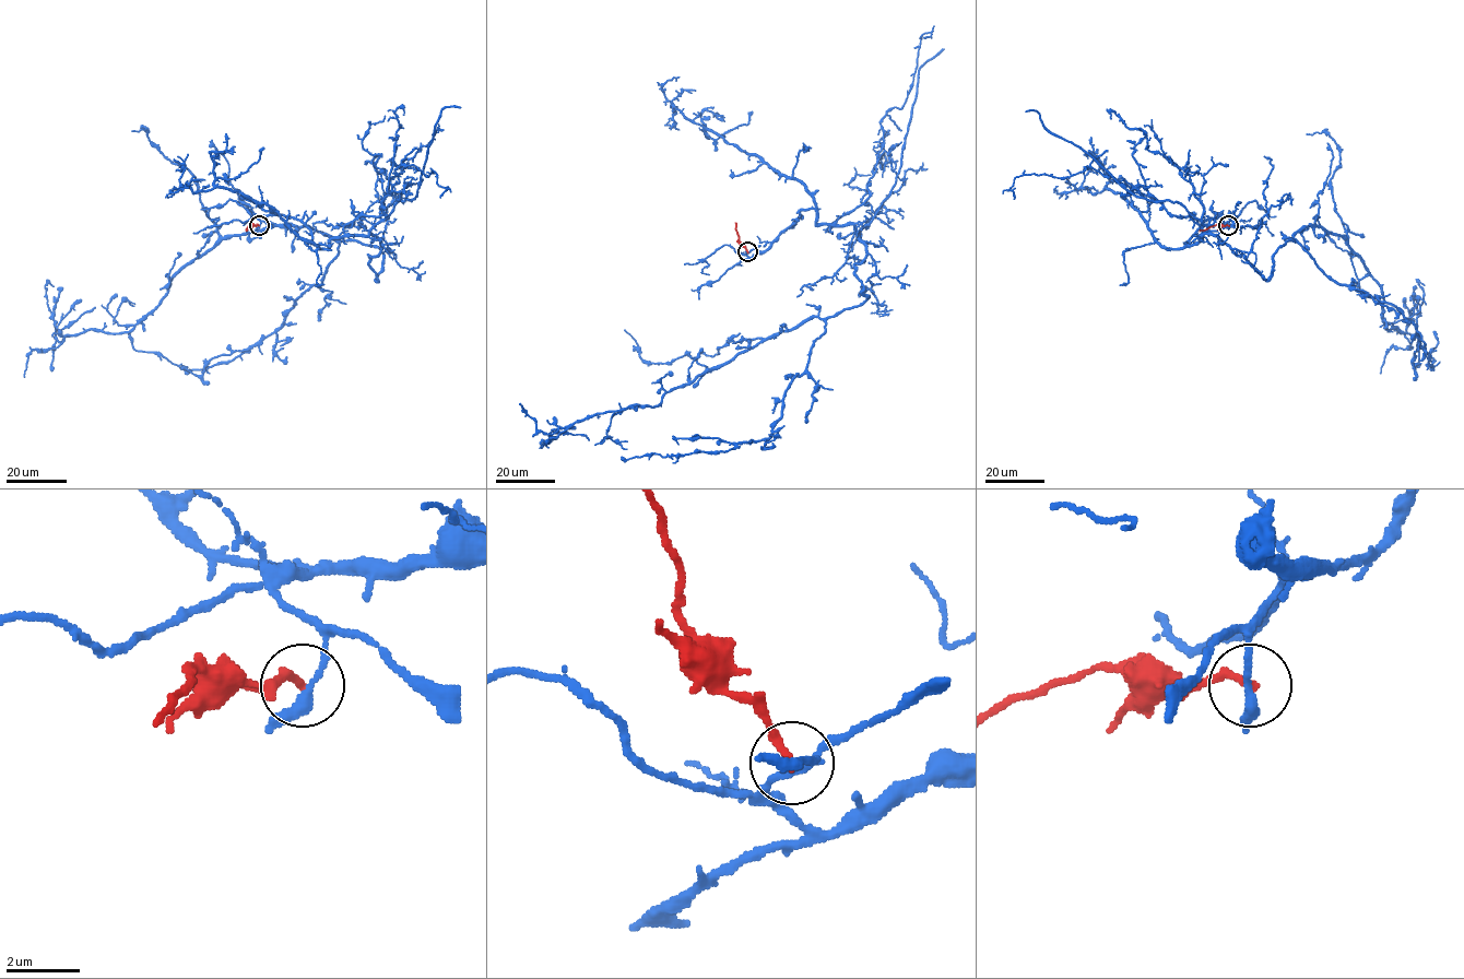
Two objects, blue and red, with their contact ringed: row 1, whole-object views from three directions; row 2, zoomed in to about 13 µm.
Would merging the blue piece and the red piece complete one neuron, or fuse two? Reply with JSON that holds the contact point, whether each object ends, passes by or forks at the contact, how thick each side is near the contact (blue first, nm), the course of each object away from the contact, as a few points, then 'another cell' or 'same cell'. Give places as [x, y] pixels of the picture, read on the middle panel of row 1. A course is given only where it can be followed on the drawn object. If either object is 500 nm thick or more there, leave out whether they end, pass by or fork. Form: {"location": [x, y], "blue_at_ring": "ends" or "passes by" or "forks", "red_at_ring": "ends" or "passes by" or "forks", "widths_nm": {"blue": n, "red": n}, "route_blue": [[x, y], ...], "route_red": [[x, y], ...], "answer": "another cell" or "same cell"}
{"location": [747, 251], "blue_at_ring": "passes by", "red_at_ring": "ends", "widths_nm": {"blue": 280, "red": 240}, "route_blue": [[747, 252], [815, 209], [816, 223], [856, 227], [869, 296], [657, 405], [588, 415], [548, 447]], "route_red": [[747, 252], [740, 240], [735, 223]], "answer": "another cell"}

